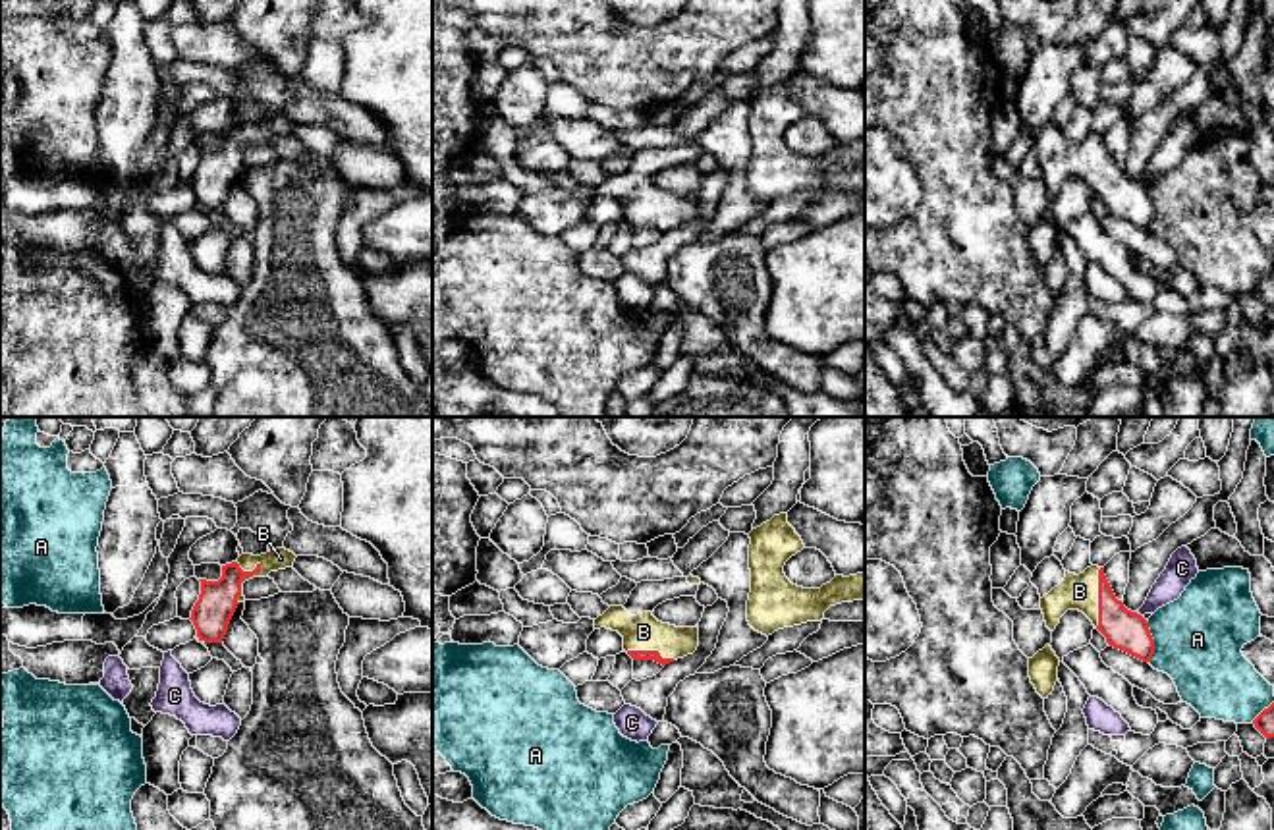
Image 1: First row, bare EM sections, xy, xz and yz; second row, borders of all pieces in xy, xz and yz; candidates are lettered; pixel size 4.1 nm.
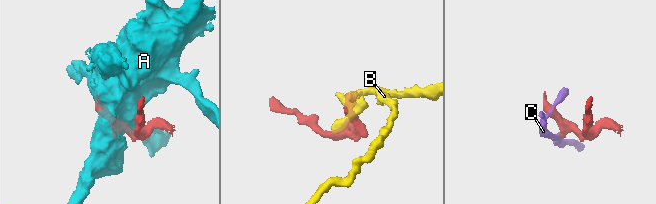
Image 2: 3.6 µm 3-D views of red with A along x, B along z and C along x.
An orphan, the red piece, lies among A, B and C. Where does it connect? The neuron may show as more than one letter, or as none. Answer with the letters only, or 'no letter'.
B

